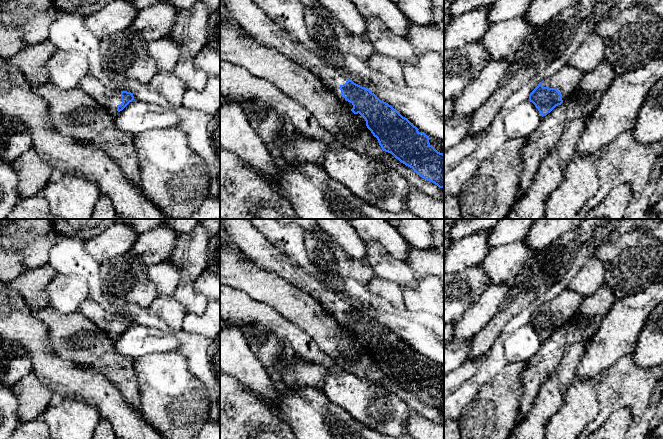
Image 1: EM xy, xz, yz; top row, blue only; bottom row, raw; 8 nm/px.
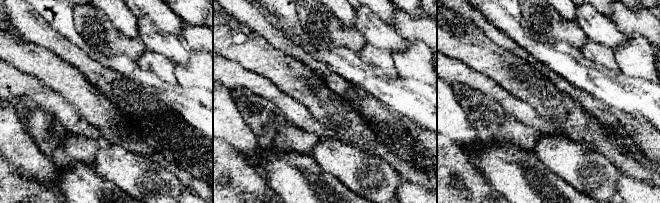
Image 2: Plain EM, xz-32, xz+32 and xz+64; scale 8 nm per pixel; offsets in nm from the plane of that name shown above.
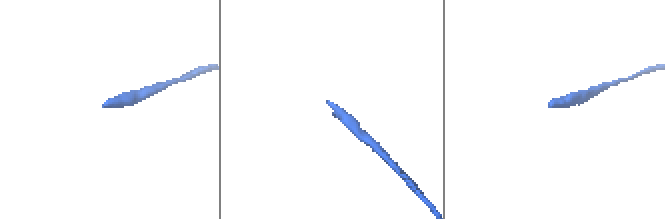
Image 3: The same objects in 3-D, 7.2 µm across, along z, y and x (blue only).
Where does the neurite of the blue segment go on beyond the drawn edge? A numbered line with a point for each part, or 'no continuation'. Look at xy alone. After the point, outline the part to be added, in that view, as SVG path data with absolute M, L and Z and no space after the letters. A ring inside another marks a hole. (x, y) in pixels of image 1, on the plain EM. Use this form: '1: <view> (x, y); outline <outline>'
1: xy (108, 322); outline M89 298L79 305L78 311L108 337L118 337L117 330L122 327L121 314L118 311L108 312L98 302Z

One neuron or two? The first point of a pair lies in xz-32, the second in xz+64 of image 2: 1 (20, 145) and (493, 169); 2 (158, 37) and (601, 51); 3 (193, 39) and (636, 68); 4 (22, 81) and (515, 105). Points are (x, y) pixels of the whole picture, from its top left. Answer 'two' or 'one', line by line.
1: two
2: two
3: two
4: one

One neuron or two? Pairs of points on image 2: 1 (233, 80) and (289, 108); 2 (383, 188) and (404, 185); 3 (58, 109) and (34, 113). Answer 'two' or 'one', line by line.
1: one
2: two
3: two

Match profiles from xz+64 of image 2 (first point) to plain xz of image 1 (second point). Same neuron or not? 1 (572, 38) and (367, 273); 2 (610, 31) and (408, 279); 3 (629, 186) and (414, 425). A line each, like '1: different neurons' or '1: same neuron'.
1: same neuron
2: same neuron
3: same neuron

